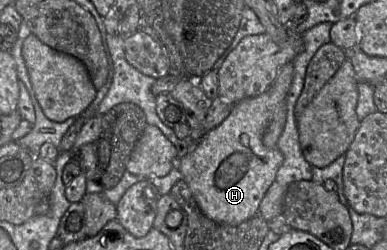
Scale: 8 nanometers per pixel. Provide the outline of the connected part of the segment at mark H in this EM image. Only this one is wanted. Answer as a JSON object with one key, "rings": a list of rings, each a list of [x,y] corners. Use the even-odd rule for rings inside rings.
{"rings":[[[289,62],[263,94],[235,103],[220,125],[202,137],[184,157],[176,158],[176,167],[196,203],[214,222],[238,225],[259,214],[260,203],[284,159],[278,148],[267,148],[262,137],[275,109],[286,100],[293,75],[294,65]]]}

